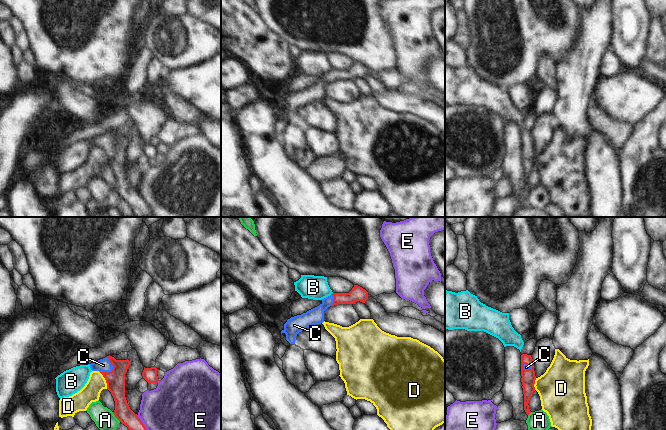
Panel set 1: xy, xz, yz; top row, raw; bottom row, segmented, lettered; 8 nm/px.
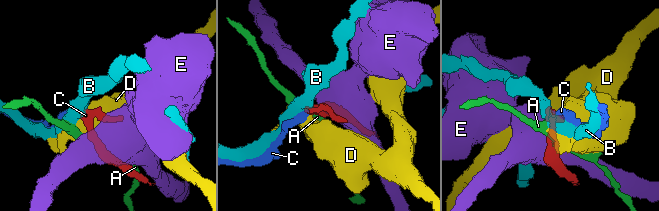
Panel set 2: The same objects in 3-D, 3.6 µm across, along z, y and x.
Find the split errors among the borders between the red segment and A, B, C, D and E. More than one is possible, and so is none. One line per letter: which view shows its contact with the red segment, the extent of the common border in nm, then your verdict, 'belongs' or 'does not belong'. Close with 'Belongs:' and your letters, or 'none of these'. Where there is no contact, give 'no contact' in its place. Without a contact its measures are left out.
A: xy | 100 nm | does not belong
B: no contact | does not belong
C: xy | 140 nm | belongs
D: xy | 150 nm | does not belong
E: xy | 240 nm | does not belong
Belongs: C

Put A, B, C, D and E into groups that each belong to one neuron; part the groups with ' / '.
A / B / C / D / E

